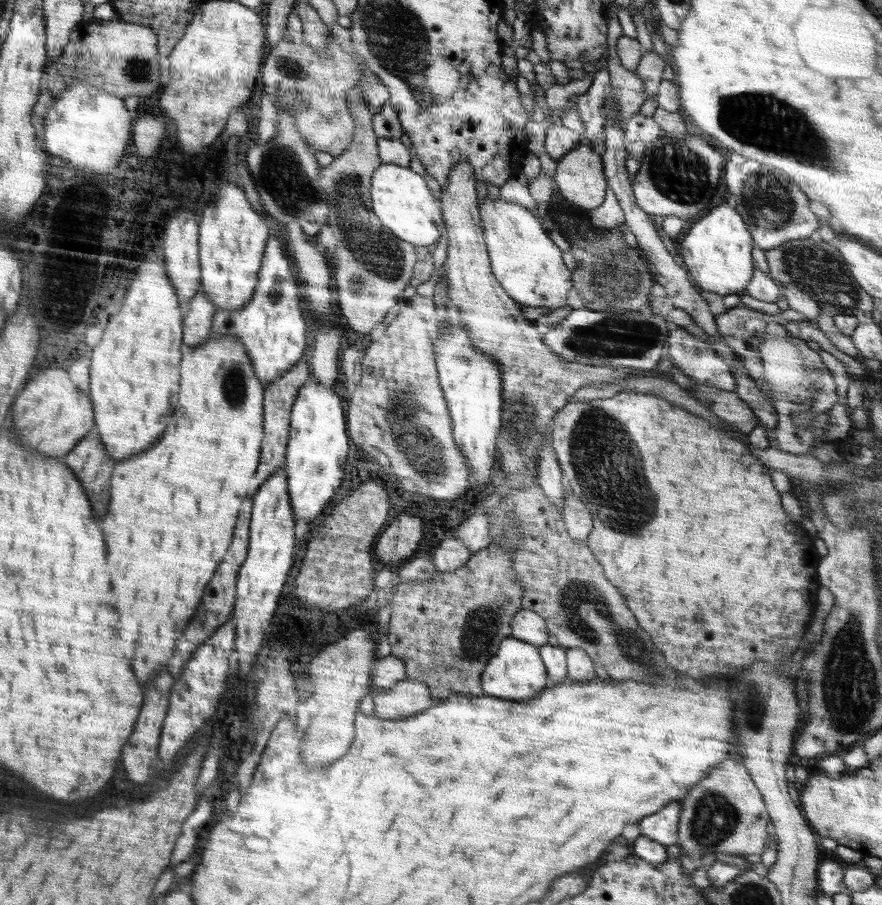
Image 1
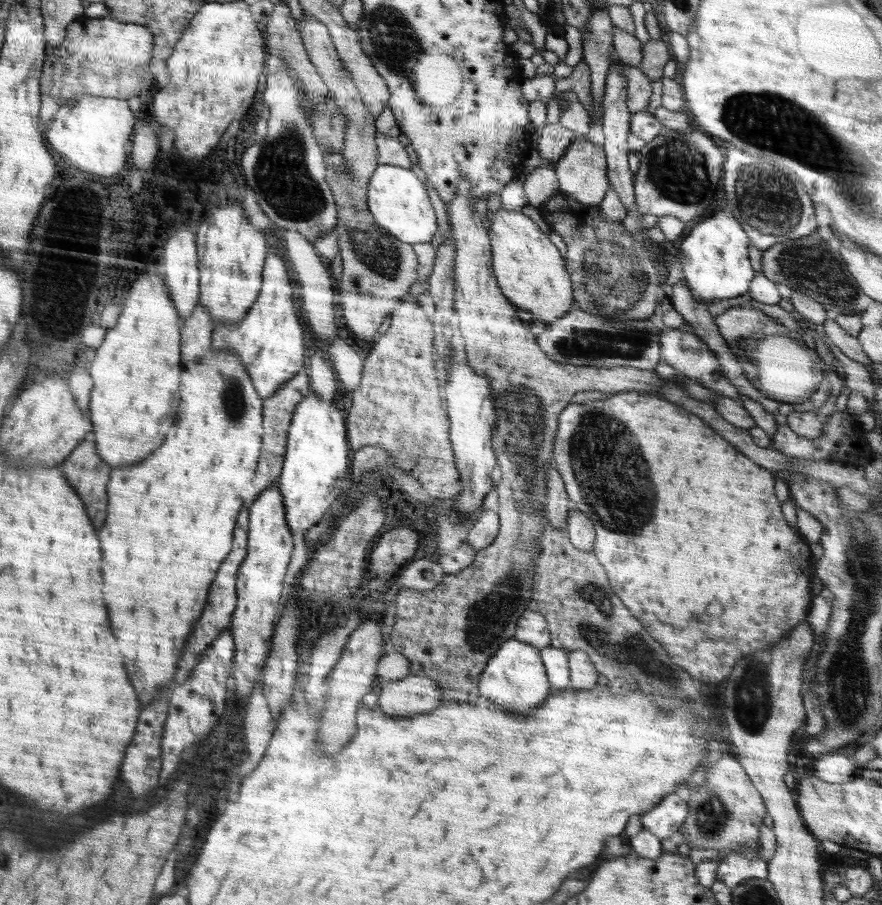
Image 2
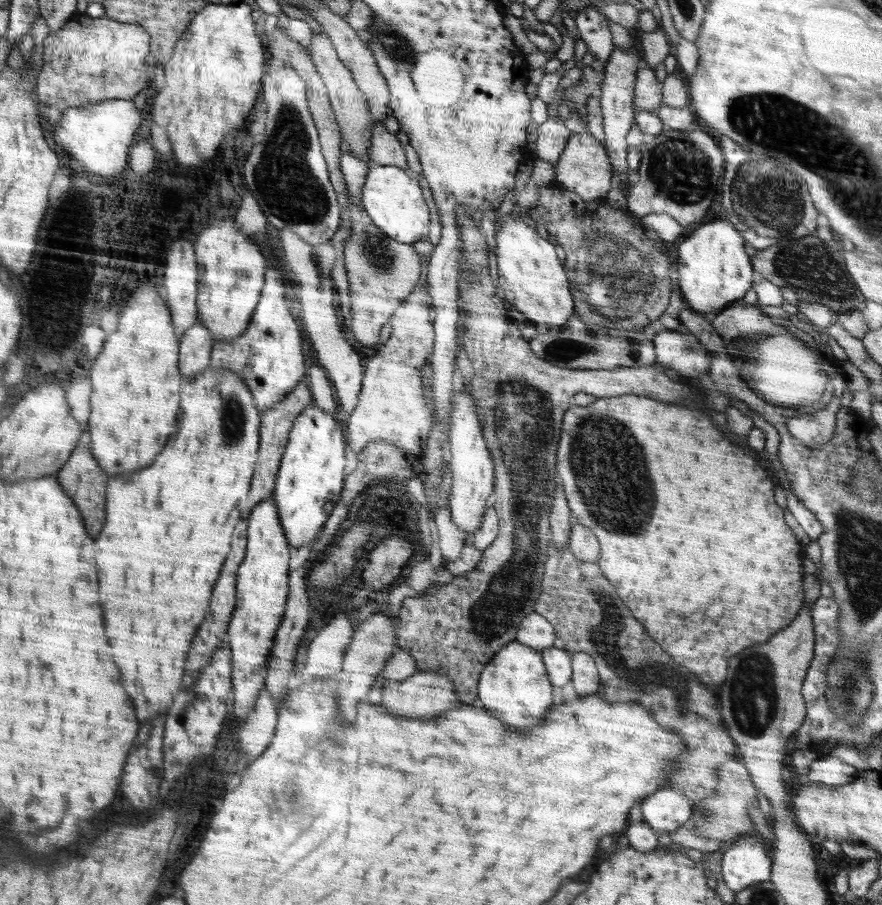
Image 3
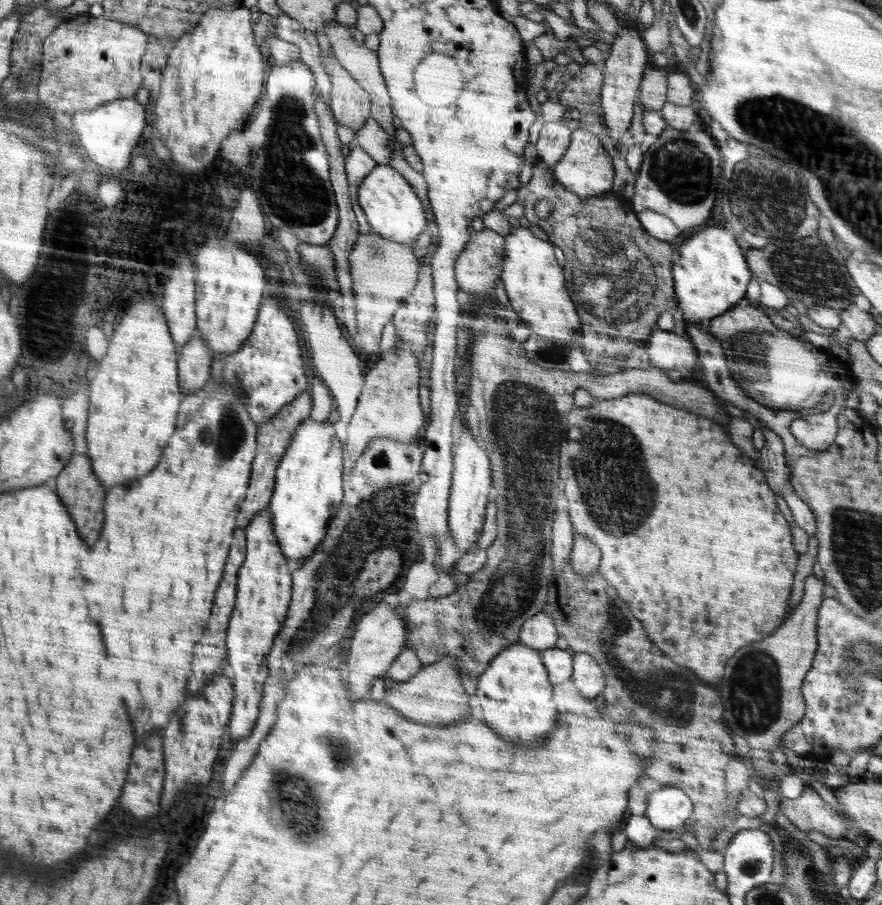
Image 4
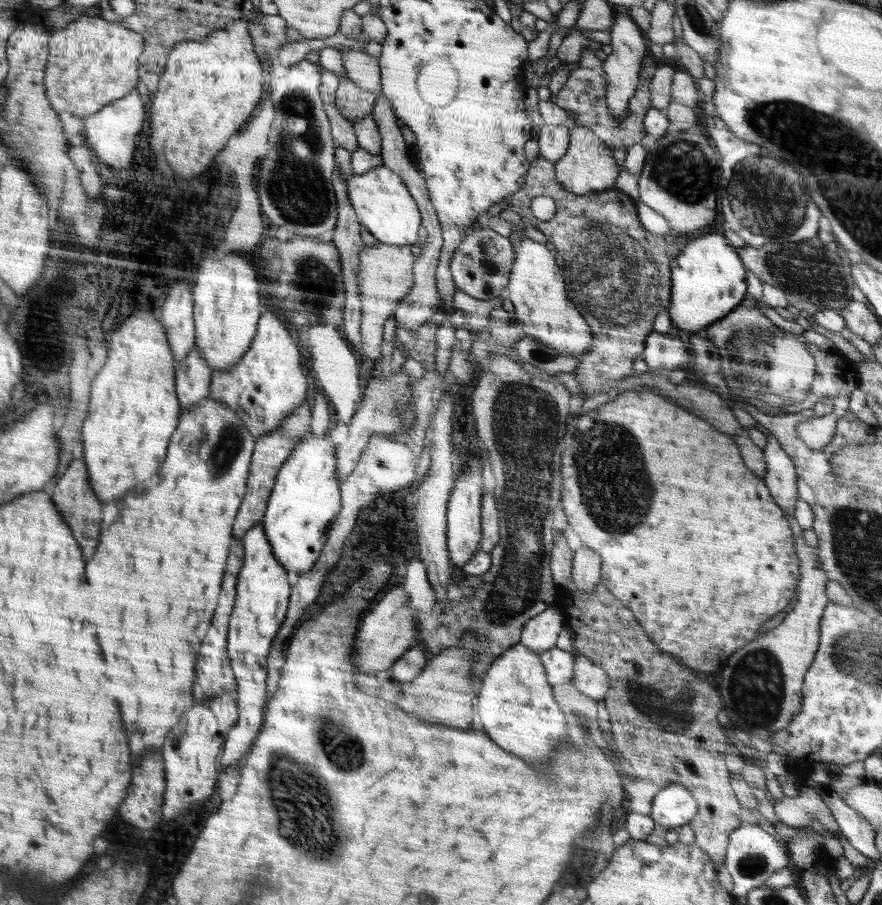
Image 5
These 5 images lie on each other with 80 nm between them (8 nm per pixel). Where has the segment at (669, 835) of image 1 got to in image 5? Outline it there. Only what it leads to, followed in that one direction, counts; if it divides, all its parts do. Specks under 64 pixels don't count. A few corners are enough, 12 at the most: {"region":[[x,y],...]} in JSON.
{"region":[[661,787],[650,818],[679,830],[688,825],[698,803],[688,787]]}

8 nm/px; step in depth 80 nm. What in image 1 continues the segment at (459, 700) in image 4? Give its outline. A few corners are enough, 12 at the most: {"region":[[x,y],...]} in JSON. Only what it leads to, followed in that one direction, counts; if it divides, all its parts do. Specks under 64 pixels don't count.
{"region":[[420,680],[373,695],[374,715],[398,720],[432,709]]}

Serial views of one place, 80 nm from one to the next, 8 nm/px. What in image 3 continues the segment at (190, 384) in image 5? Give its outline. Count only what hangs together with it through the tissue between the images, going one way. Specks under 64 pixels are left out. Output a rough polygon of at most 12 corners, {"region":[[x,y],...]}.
{"region":[[197,320],[182,336],[182,380],[212,360],[213,335]]}

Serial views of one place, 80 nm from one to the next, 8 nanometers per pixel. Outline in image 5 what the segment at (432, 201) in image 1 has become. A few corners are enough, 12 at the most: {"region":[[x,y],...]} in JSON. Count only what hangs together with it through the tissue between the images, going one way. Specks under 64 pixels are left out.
{"region":[[382,164],[353,175],[358,223],[377,241],[418,244],[418,206]]}

